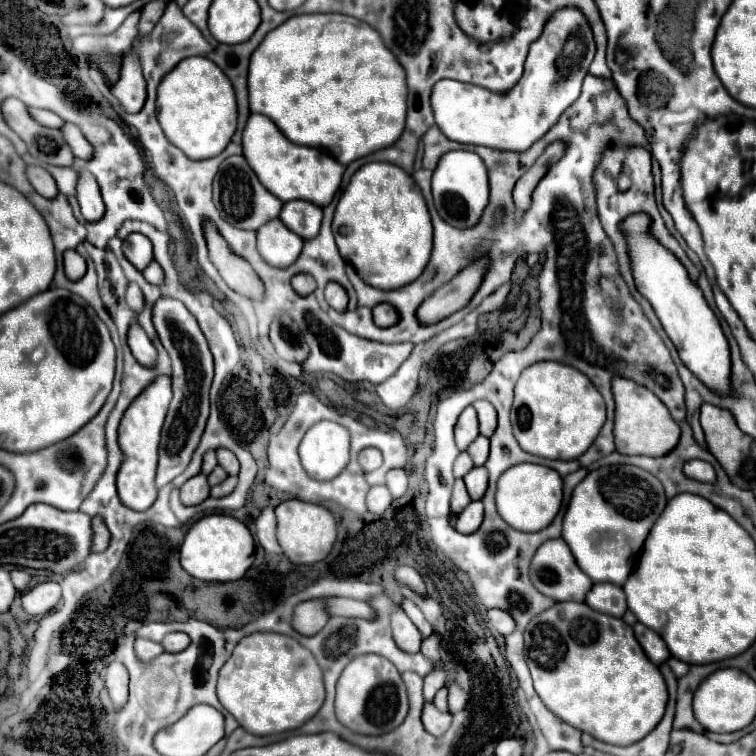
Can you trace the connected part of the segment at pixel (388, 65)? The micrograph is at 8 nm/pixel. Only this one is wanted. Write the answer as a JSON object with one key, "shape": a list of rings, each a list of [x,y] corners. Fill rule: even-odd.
{"shape":[[[300,14],[300,16],[292,16],[290,20],[286,20],[278,28],[270,30],[266,34],[266,38],[262,40],[262,44],[256,48],[256,54],[252,54],[252,58],[250,58],[248,92],[250,92],[250,110],[252,112],[268,116],[284,132],[284,136],[288,140],[292,140],[296,144],[302,144],[302,146],[314,146],[314,148],[326,150],[328,154],[336,156],[336,160],[340,164],[350,164],[350,162],[354,162],[362,156],[368,156],[372,152],[376,152],[376,150],[388,148],[388,144],[394,144],[400,138],[400,132],[404,132],[406,96],[408,96],[404,68],[400,66],[396,56],[386,48],[380,34],[372,26],[368,26],[366,22],[356,20],[352,16],[344,16],[344,14]]]}

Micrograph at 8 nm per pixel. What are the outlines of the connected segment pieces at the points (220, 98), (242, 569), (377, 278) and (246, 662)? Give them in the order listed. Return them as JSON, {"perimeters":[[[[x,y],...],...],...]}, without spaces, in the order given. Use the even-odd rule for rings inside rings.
{"perimeters":[[[[208,58],[182,60],[158,86],[158,122],[166,138],[188,158],[204,160],[220,154],[232,140],[238,124],[236,92],[224,72]]],[[[208,514],[192,524],[186,532],[184,544],[180,548],[182,568],[204,582],[234,582],[244,578],[246,570],[254,564],[254,538],[250,530],[234,516],[228,514]]],[[[370,162],[362,166],[344,190],[332,232],[338,250],[346,262],[350,262],[358,276],[374,288],[396,290],[416,280],[432,252],[432,220],[426,208],[426,200],[408,172],[388,162]]],[[[258,632],[244,636],[222,666],[218,678],[220,702],[244,730],[256,736],[300,728],[320,710],[324,696],[322,670],[314,654],[284,634]]]]}

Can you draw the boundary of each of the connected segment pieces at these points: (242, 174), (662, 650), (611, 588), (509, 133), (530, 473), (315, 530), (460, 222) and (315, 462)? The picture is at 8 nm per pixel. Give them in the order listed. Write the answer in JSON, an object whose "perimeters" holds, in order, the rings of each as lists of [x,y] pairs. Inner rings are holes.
{"perimeters":[[[[230,156],[222,162],[220,172],[216,176],[214,202],[216,202],[216,208],[220,210],[222,218],[242,230],[258,230],[268,220],[278,218],[278,214],[284,206],[282,200],[276,200],[276,196],[272,196],[260,184],[258,176],[252,172],[252,168],[248,168],[248,162],[244,160],[244,156]]],[[[634,624],[634,634],[636,634],[636,640],[640,642],[640,646],[644,648],[644,652],[648,654],[648,658],[660,666],[662,662],[666,662],[670,658],[670,652],[668,652],[668,646],[664,644],[664,640],[652,632],[648,626],[644,624]]],[[[594,584],[586,596],[586,604],[596,612],[604,612],[616,618],[622,618],[626,612],[624,590],[616,584]]],[[[562,8],[558,10],[544,26],[542,36],[532,42],[524,74],[520,82],[506,94],[494,94],[482,86],[464,84],[456,80],[440,80],[432,90],[432,110],[436,118],[436,126],[450,138],[460,144],[474,144],[474,146],[488,146],[494,150],[510,150],[510,152],[524,152],[536,140],[540,140],[562,116],[562,112],[576,102],[580,96],[582,80],[588,74],[588,66],[592,64],[596,46],[592,38],[592,30],[584,18],[584,14],[576,8]]],[[[518,464],[500,476],[496,506],[498,514],[512,528],[522,532],[542,530],[554,520],[554,516],[562,506],[562,478],[556,470],[540,464]]],[[[294,498],[276,506],[276,518],[278,542],[292,564],[316,564],[330,554],[336,542],[336,520],[324,506]]],[[[454,150],[444,154],[432,176],[432,194],[434,194],[434,206],[438,214],[448,224],[456,228],[472,228],[474,224],[478,224],[490,198],[488,172],[480,156],[466,150]]],[[[332,420],[314,424],[300,442],[300,460],[312,478],[336,478],[350,460],[350,432]]]]}

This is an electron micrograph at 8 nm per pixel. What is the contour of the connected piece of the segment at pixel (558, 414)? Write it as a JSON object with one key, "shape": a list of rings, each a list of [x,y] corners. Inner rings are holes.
{"shape":[[[538,362],[522,372],[514,388],[512,426],[520,446],[542,458],[580,458],[606,422],[606,404],[596,386],[574,366],[562,362]]]}

